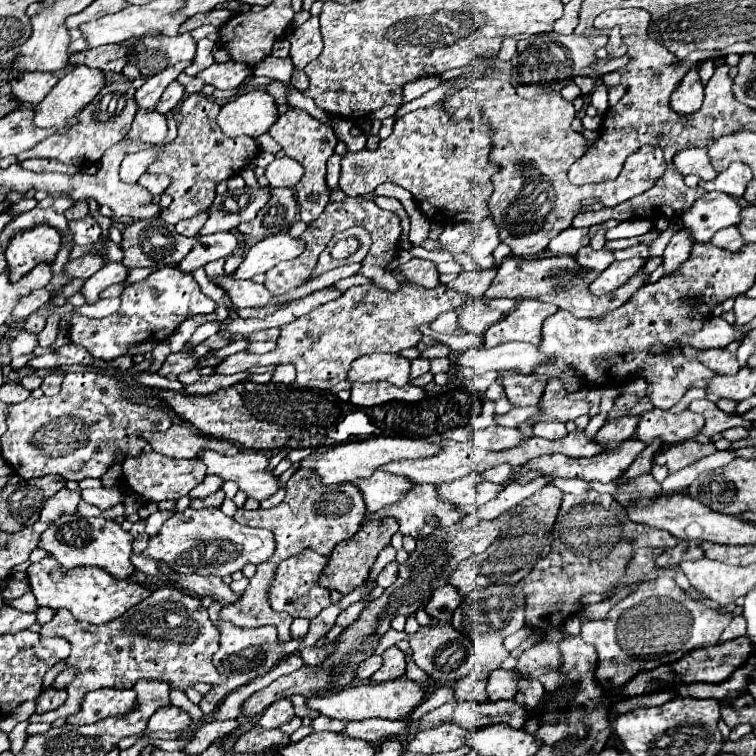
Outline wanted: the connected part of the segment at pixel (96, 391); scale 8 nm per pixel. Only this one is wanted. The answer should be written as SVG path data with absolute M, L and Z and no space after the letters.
M67 373L61 385L61 391L53 397L25 399L7 407L7 431L1 437L1 455L7 465L23 479L61 475L67 481L81 481L87 477L101 477L113 463L123 461L125 457L137 457L147 445L139 433L141 431L167 431L171 427L171 417L161 405L151 405L133 397L125 397L127 383L115 375L101 373Z

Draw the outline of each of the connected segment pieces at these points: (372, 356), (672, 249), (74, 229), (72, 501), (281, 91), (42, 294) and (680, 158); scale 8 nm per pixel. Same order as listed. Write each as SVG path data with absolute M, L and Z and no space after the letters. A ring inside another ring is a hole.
M369 353L353 361L347 379L351 379L353 383L387 381L403 387L405 383L409 383L409 359L399 353Z
M685 229L677 231L677 233L671 237L669 245L665 247L665 253L663 253L663 263L661 263L661 267L663 267L665 275L675 273L675 271L677 271L677 269L679 269L679 267L687 261L691 245L693 245L693 239L685 233Z
M89 215L85 219L79 219L79 221L69 221L69 233L71 233L71 239L75 245L91 245L99 239L101 235L101 227L97 225L97 221Z
M63 487L61 491L57 491L41 509L39 521L41 523L53 523L57 517L65 515L65 513L75 513L77 511L77 503L81 501L81 495L77 491L69 491L67 487Z
M271 81L271 83L267 85L267 91L275 97L277 105L287 105L287 97L289 97L287 89L289 89L289 87L287 87L285 83L281 83L281 81Z
M37 289L37 291L33 291L31 295L19 299L17 309L13 309L13 315L25 319L25 317L29 317L33 311L37 311L37 309L39 309L45 301L49 301L49 299L51 299L49 289Z
M689 147L689 149L679 151L675 159L675 167L683 175L693 173L705 181L711 181L713 177L717 177L717 171L713 169L713 165L709 165L707 147Z

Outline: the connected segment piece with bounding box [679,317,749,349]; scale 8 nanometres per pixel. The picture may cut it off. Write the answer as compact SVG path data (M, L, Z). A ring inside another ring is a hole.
M711 317L703 329L691 337L681 337L679 345L691 345L695 349L709 349L709 347L725 347L731 341L739 341L749 331L737 331L733 325L723 321L721 317Z

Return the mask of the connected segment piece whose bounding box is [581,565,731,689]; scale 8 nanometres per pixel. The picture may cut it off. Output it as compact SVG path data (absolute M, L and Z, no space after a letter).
M667 565L661 575L653 581L643 581L637 591L621 599L603 621L583 621L581 637L585 643L597 649L597 671L599 685L617 689L631 681L643 669L655 669L679 661L685 653L705 645L717 645L723 629L729 625L731 615L719 613L705 603L689 597L677 583L677 565Z

